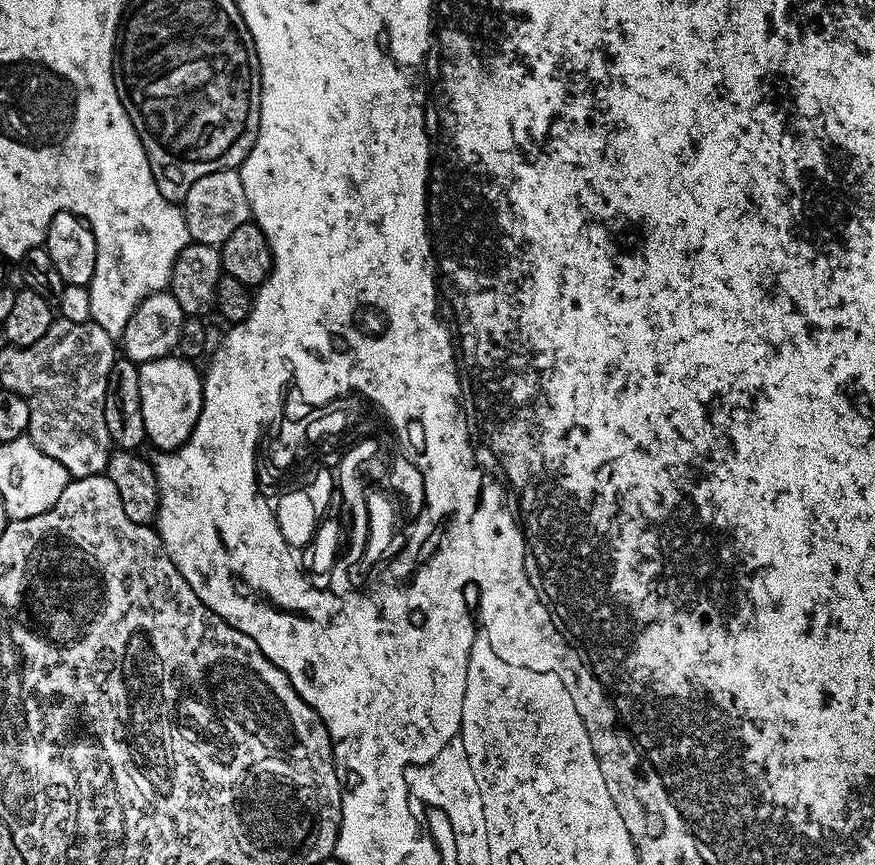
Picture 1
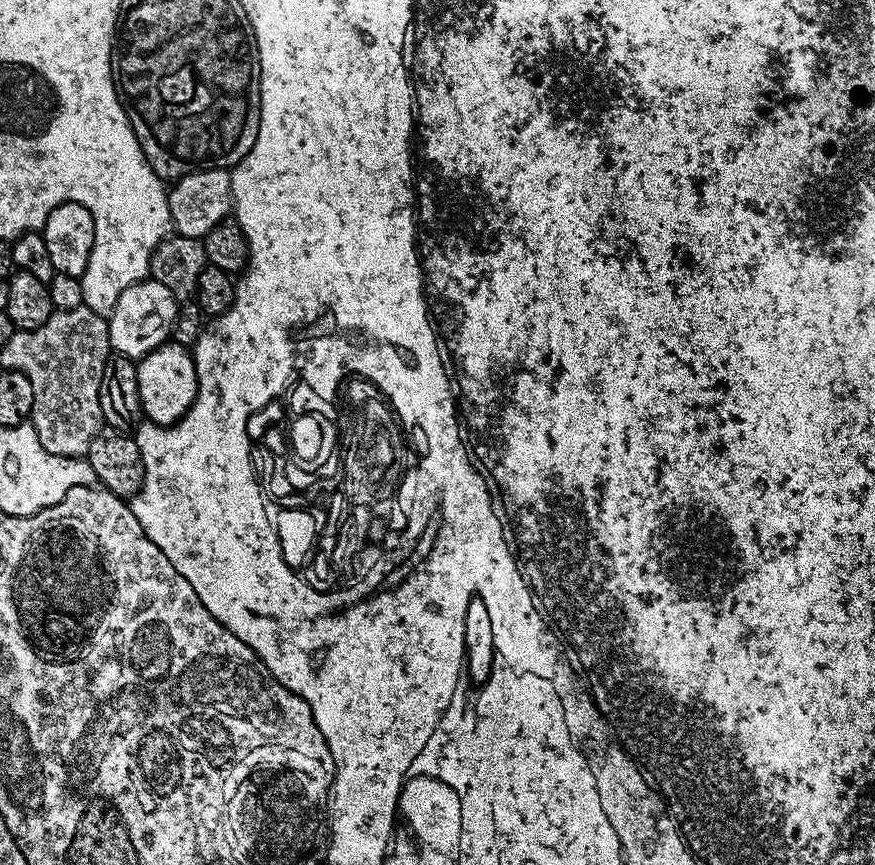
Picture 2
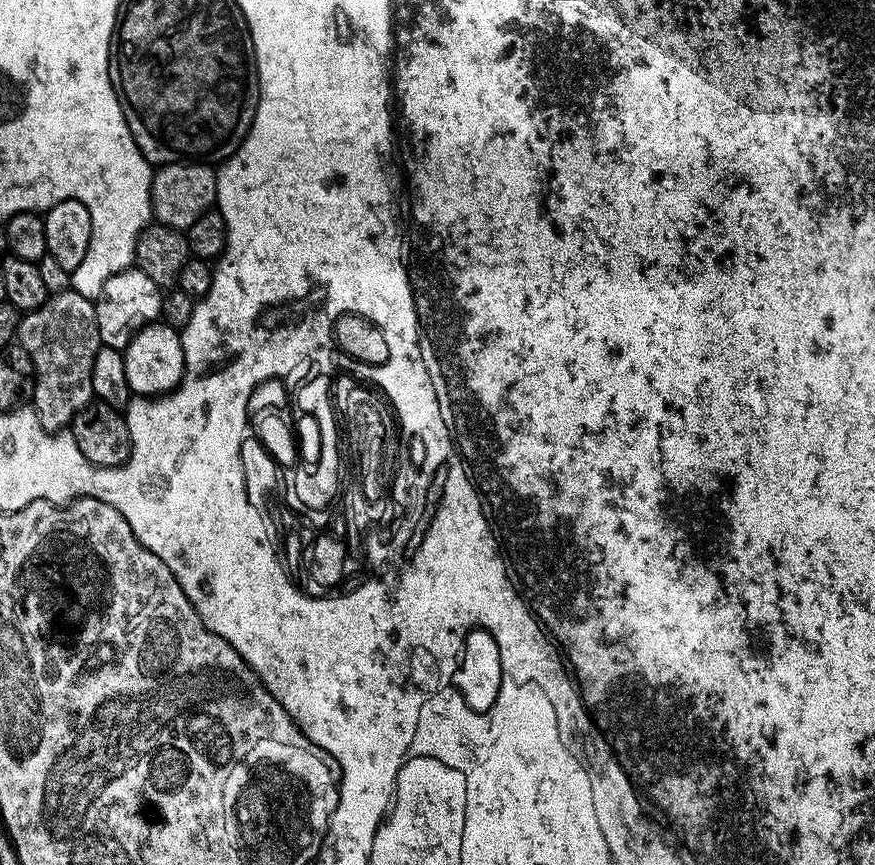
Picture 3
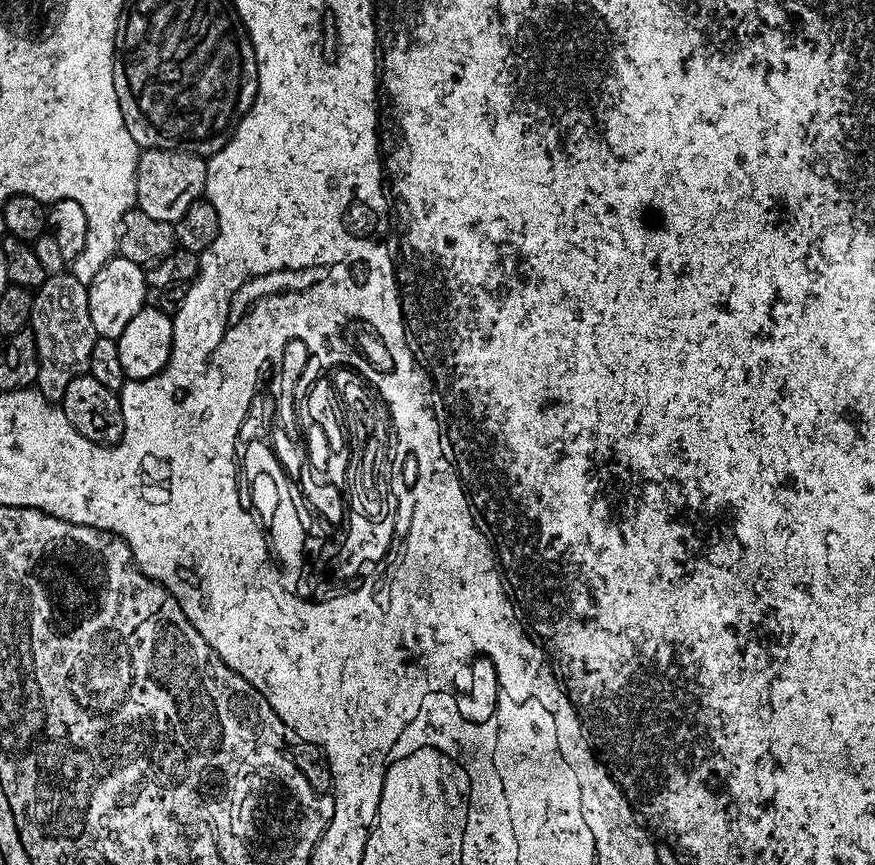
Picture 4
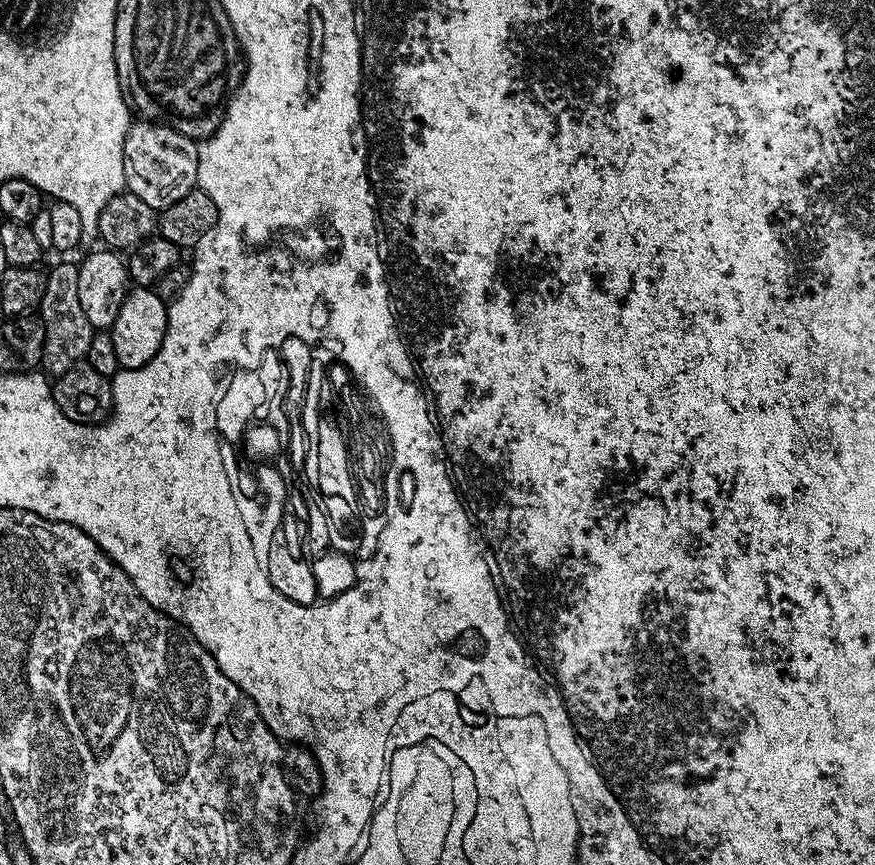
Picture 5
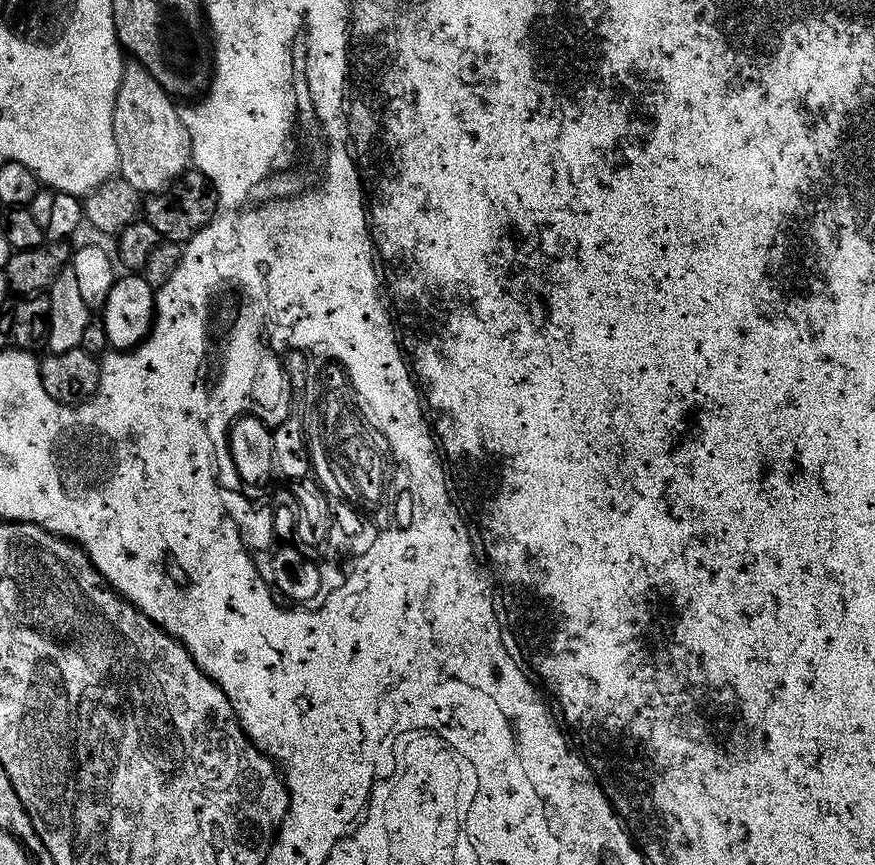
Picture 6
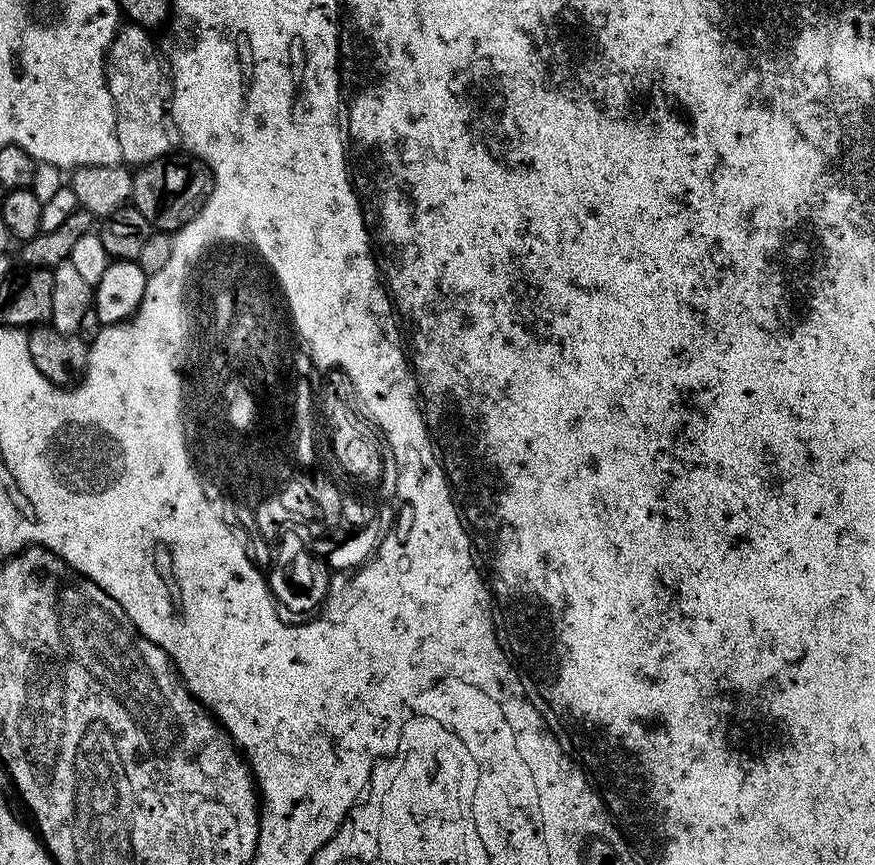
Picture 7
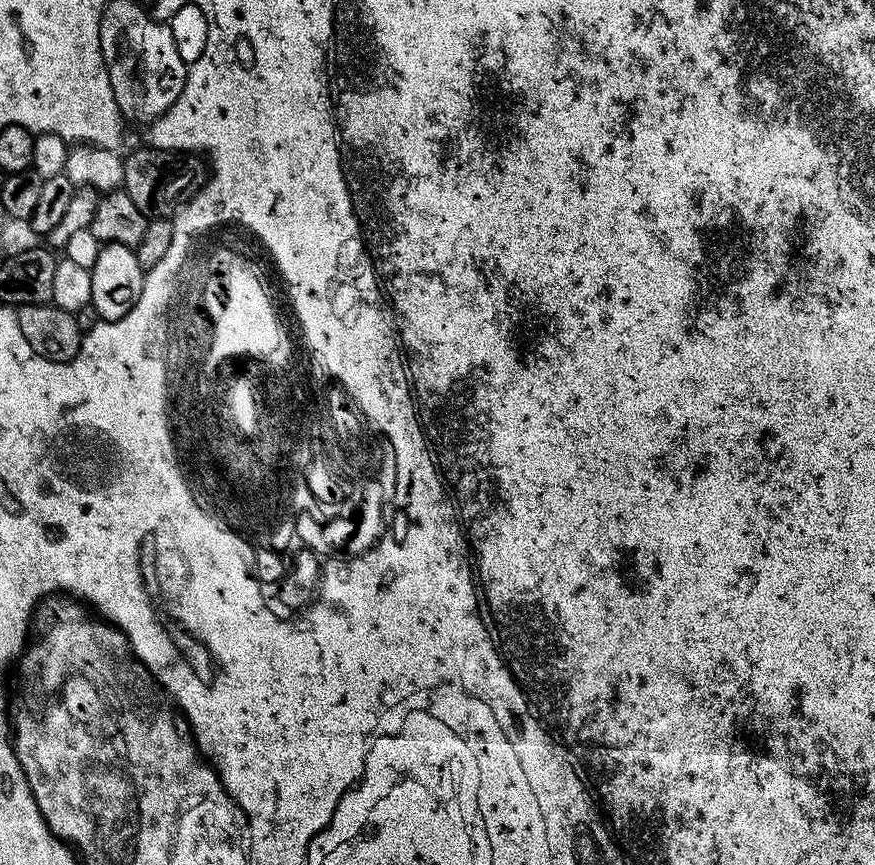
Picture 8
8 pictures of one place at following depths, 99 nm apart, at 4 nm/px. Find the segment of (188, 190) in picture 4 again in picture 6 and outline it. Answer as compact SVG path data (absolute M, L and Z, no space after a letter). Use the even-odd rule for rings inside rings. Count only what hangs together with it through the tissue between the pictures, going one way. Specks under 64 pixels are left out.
M132 62L124 69L122 82L118 86L118 94L114 102L112 125L114 126L114 142L118 146L120 159L119 175L126 182L130 182L130 186L137 188L141 194L161 192L183 172L189 171L192 164L192 143L190 134L180 117L177 101L164 91L164 87L141 64Z

